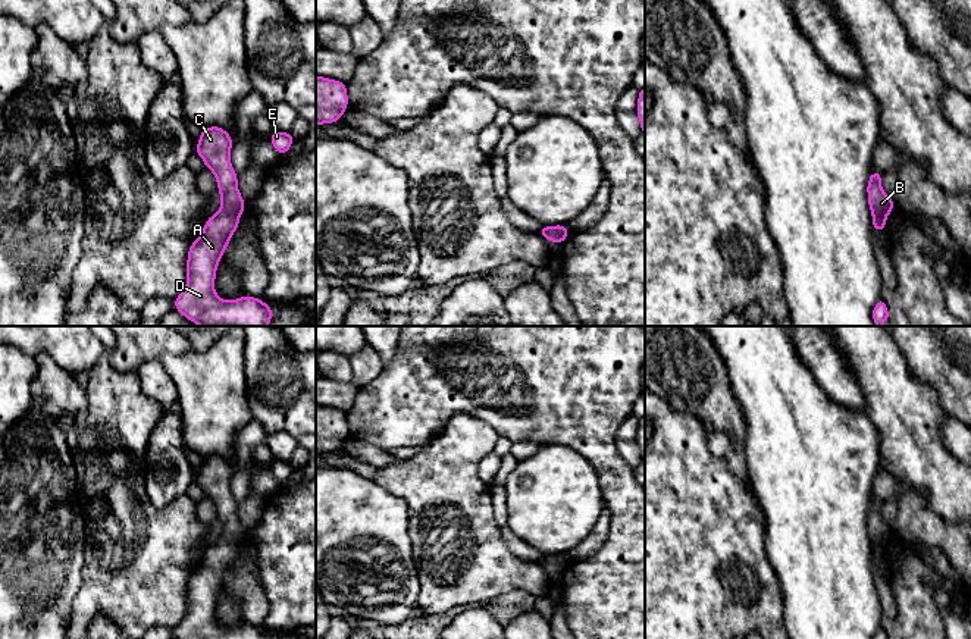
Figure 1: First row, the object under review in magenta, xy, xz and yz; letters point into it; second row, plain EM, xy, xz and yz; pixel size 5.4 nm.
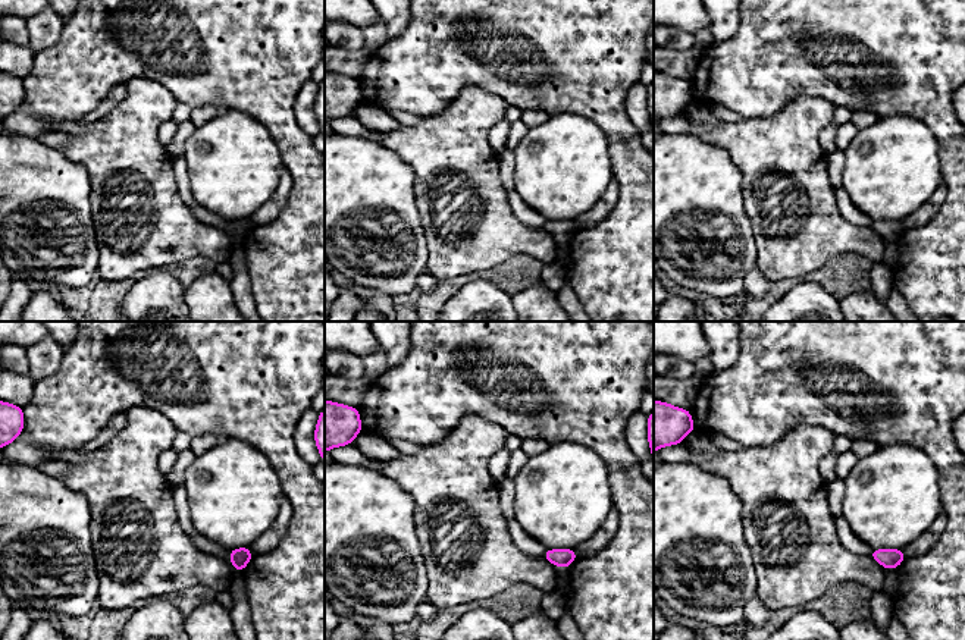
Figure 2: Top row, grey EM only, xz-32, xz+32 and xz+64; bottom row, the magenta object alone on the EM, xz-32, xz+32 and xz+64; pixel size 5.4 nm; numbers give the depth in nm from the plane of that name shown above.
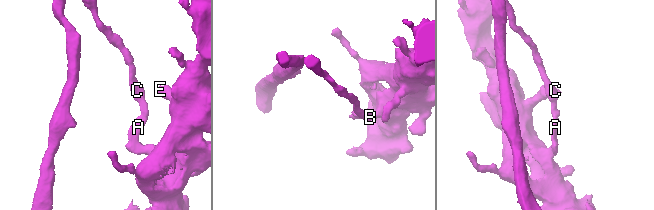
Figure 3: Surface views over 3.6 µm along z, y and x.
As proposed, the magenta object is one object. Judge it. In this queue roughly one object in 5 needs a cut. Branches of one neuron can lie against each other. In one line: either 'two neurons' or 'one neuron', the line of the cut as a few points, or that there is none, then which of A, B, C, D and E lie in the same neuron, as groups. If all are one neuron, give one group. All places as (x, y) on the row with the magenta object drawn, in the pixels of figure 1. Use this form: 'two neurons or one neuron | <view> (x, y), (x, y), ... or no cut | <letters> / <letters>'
two neurons | xy (221, 210), (238, 218) | A D E / B C

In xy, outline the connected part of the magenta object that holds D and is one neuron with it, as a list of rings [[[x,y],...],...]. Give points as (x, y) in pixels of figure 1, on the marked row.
[[[217,212],[206,220],[201,235],[189,245],[187,286],[173,306],[194,325],[269,326],[272,322],[272,306],[264,301],[251,295],[226,301],[214,291],[217,264],[238,225],[239,217]]]

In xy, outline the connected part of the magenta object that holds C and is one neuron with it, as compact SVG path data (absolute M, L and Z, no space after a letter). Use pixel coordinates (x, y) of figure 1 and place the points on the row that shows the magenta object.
M220 126L201 129L195 153L206 163L206 169L216 176L220 192L220 212L239 217L245 210L245 203L238 189L238 173L231 165L231 148L234 140Z

